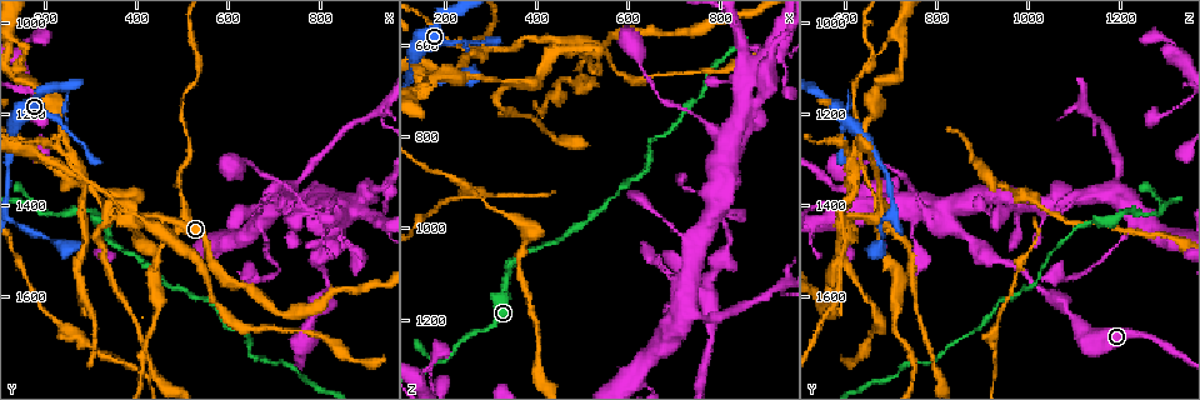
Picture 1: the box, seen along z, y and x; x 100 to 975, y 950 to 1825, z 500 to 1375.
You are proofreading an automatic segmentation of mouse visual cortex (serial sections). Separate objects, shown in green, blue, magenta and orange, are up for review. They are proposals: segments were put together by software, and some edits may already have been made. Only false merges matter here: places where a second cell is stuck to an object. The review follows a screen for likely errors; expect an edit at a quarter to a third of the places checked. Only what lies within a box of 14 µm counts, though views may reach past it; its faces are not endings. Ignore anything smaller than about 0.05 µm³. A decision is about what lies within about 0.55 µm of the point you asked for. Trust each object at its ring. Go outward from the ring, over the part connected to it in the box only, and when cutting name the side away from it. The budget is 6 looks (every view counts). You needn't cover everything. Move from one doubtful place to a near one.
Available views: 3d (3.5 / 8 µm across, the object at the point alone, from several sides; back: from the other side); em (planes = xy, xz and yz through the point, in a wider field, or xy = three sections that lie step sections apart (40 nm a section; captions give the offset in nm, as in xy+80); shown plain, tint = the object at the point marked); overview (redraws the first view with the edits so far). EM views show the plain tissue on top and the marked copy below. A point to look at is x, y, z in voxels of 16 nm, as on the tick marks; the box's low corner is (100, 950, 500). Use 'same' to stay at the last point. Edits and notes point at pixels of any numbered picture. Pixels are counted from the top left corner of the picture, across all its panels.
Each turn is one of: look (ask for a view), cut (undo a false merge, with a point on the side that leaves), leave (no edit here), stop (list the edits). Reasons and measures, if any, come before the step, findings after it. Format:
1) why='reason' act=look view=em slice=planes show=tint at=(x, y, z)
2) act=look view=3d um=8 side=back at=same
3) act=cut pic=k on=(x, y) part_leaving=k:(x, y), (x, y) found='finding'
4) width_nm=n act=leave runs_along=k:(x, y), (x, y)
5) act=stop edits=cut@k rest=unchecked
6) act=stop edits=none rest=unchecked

why='four or more arms meet' act=look view=3d um=8 at=(455, 1435, 610)

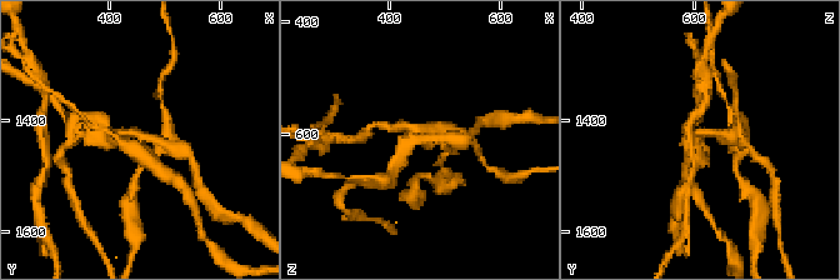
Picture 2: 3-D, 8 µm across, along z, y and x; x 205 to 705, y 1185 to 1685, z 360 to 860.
arms=4 arm_widths_nm=200,250,300,500 act=look view=em slice=planes show=tint at=(455, 1425, 610)

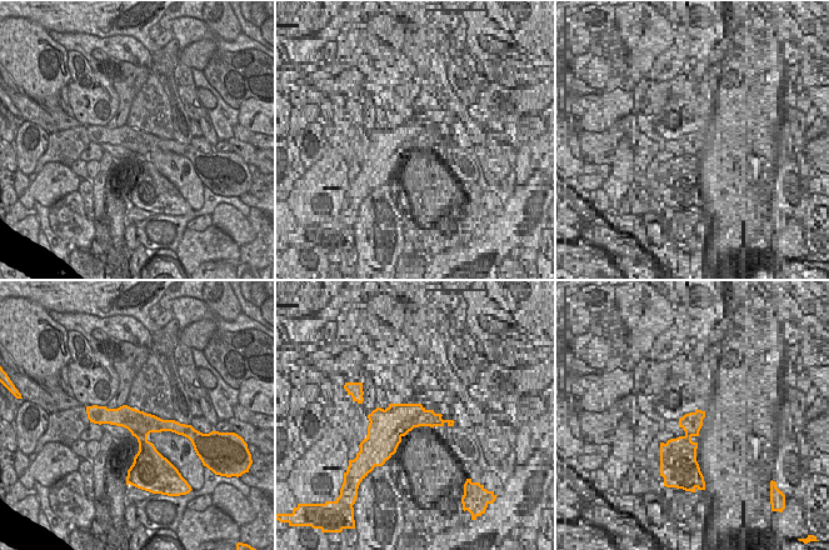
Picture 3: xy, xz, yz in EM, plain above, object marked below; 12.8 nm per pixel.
act=cut pic=2 on=(141, 159) found='a second cell is stuck on'

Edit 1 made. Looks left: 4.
why='arms part here' act=look view=3d um=3.5 at=(175, 1395, 1300)

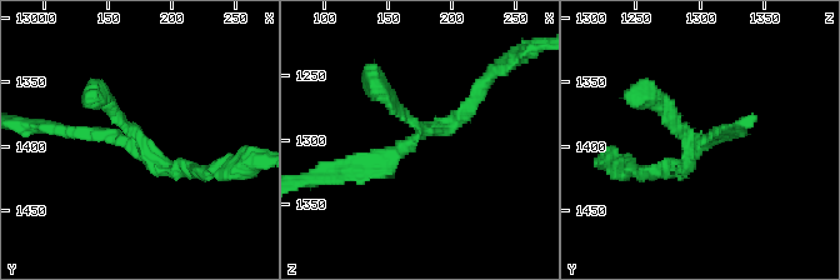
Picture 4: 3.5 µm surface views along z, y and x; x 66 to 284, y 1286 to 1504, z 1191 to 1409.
act=look view=em slice=xy step=1 show=tint at=(174, 1402, 1294)

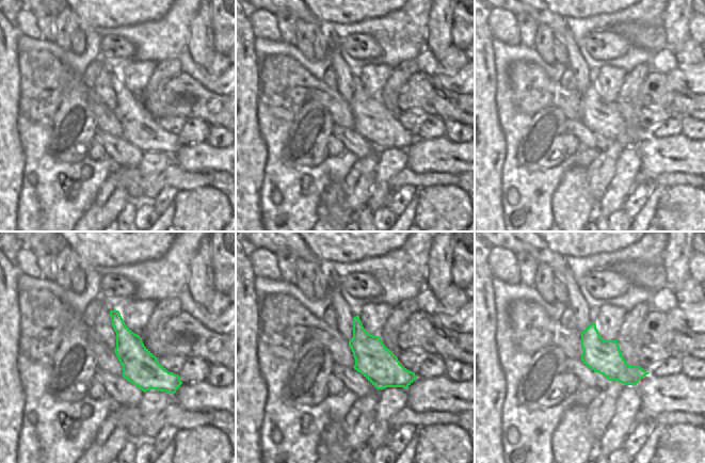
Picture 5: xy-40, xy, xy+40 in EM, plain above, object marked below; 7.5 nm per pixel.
act=leave runs_along=5:(112, 313), (128, 345), (177, 384) found='all the same cell'

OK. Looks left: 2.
act=look view=3d um=3.5 at=(365, 1425, 690)

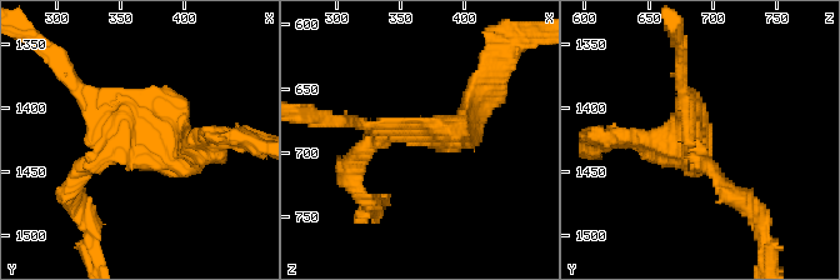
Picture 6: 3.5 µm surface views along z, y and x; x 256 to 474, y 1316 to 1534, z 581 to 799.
act=leave runs_along=6:(470, 100), (455, 135), (385, 138), (351, 164) found='one cell here'

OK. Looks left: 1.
act=stop edits=cut@2 rest=unchecked

